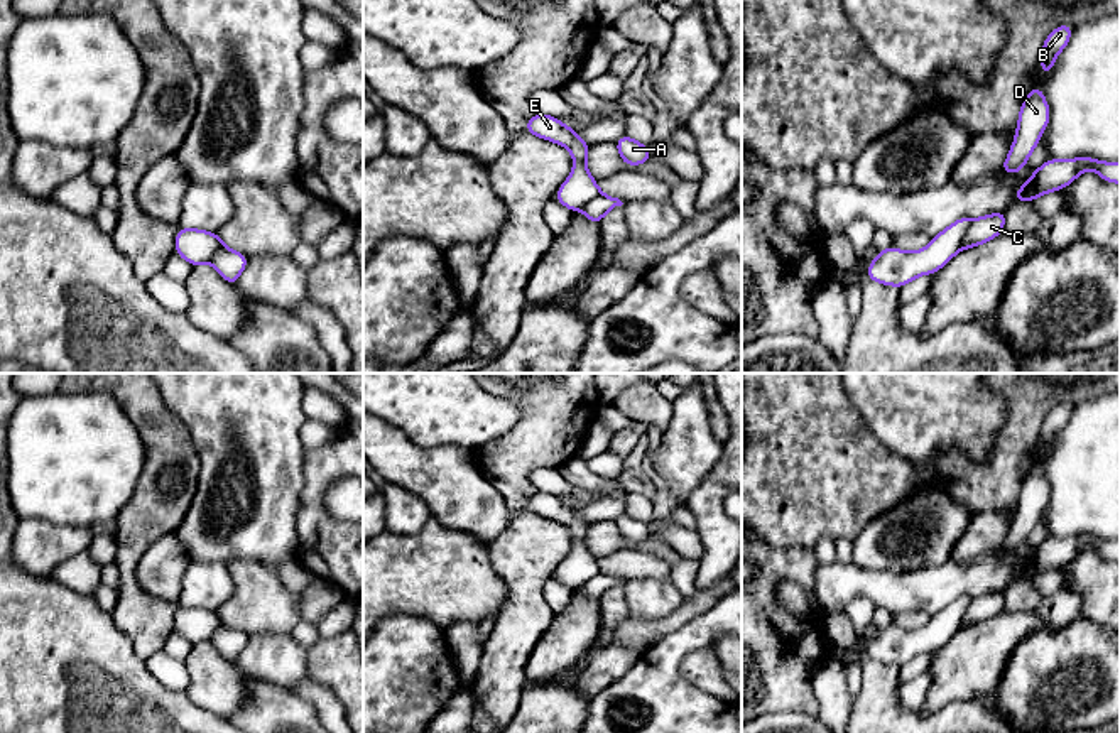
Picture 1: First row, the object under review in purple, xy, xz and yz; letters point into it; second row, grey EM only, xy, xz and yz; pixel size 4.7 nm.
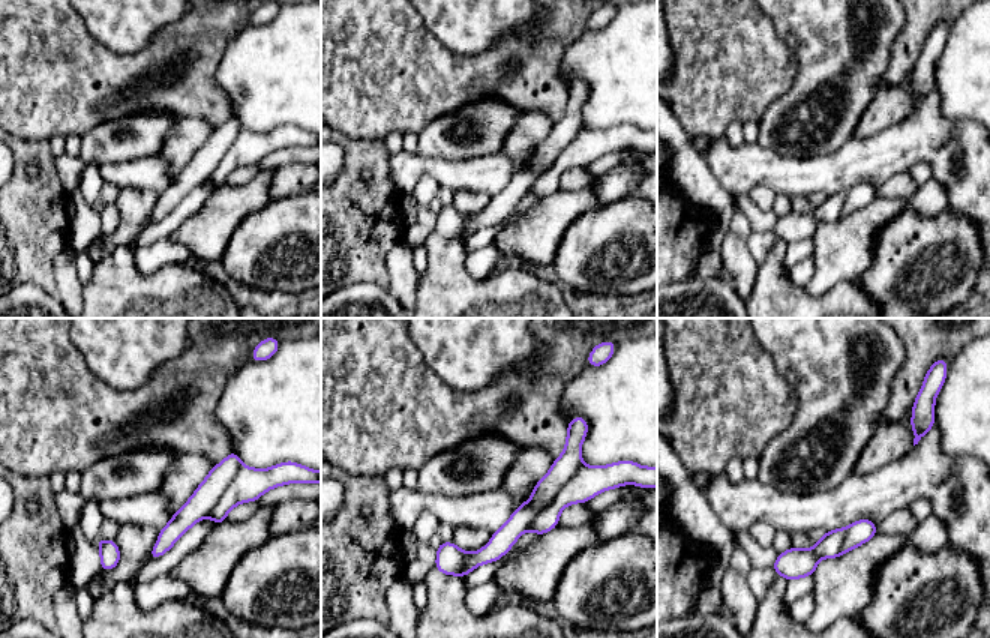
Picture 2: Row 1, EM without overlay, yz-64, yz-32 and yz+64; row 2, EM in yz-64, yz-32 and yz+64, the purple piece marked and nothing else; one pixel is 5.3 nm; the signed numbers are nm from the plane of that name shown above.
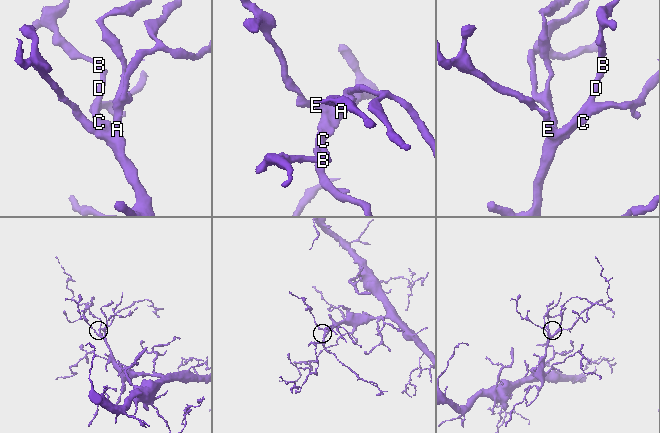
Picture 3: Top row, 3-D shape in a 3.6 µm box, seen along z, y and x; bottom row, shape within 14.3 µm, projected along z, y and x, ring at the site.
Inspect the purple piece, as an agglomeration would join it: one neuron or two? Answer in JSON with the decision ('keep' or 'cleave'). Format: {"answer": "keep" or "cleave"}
{"answer": "keep"}

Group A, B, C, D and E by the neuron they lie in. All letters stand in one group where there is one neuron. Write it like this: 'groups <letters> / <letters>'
groups A B C D E

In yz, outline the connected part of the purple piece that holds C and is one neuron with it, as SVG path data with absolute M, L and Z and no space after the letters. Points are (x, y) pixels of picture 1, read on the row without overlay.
M1005 589L981 596L960 596L931 616L924 628L904 630L894 623L877 632L867 647L867 655L882 662L902 665L919 654L938 650L960 628L966 628L1003 611Z

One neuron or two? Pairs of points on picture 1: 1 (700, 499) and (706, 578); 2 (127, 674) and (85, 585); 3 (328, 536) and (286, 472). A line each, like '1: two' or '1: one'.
1: one
2: two
3: two

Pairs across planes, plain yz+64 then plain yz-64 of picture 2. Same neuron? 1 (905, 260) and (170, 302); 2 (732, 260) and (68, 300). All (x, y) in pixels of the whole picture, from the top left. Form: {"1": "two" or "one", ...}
{"1": "two", "2": "one"}

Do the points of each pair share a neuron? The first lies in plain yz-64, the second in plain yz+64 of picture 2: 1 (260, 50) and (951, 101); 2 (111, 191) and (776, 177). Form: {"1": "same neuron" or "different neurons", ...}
{"1": "same neuron", "2": "different neurons"}

